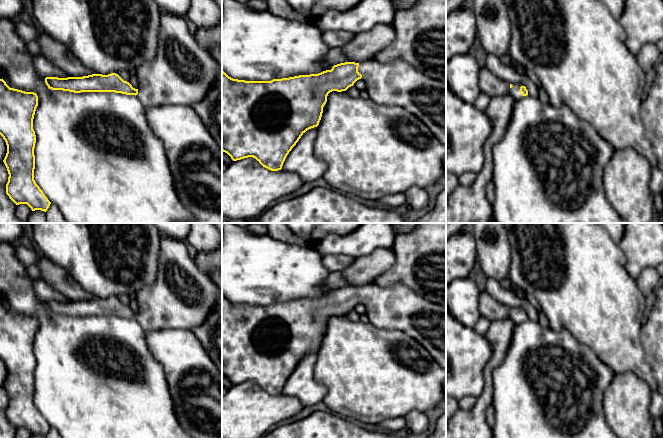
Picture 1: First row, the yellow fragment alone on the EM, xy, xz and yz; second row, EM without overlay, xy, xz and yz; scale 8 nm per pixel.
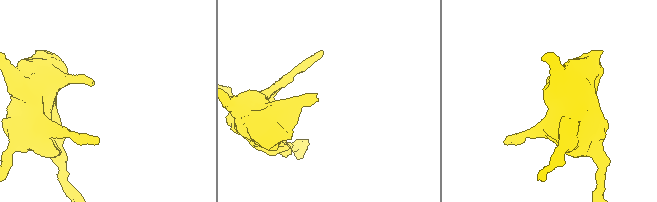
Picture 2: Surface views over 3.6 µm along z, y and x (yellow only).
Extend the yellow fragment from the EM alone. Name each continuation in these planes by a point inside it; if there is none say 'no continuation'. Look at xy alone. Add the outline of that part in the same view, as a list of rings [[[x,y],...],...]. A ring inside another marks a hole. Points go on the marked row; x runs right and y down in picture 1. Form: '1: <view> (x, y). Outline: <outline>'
1: xy (181, 73). Outline: [[[162,12],[156,55],[153,60],[137,68],[136,97],[145,107],[192,106],[210,91],[221,72],[222,67],[207,50],[198,45],[194,35],[189,32],[186,19]]]

